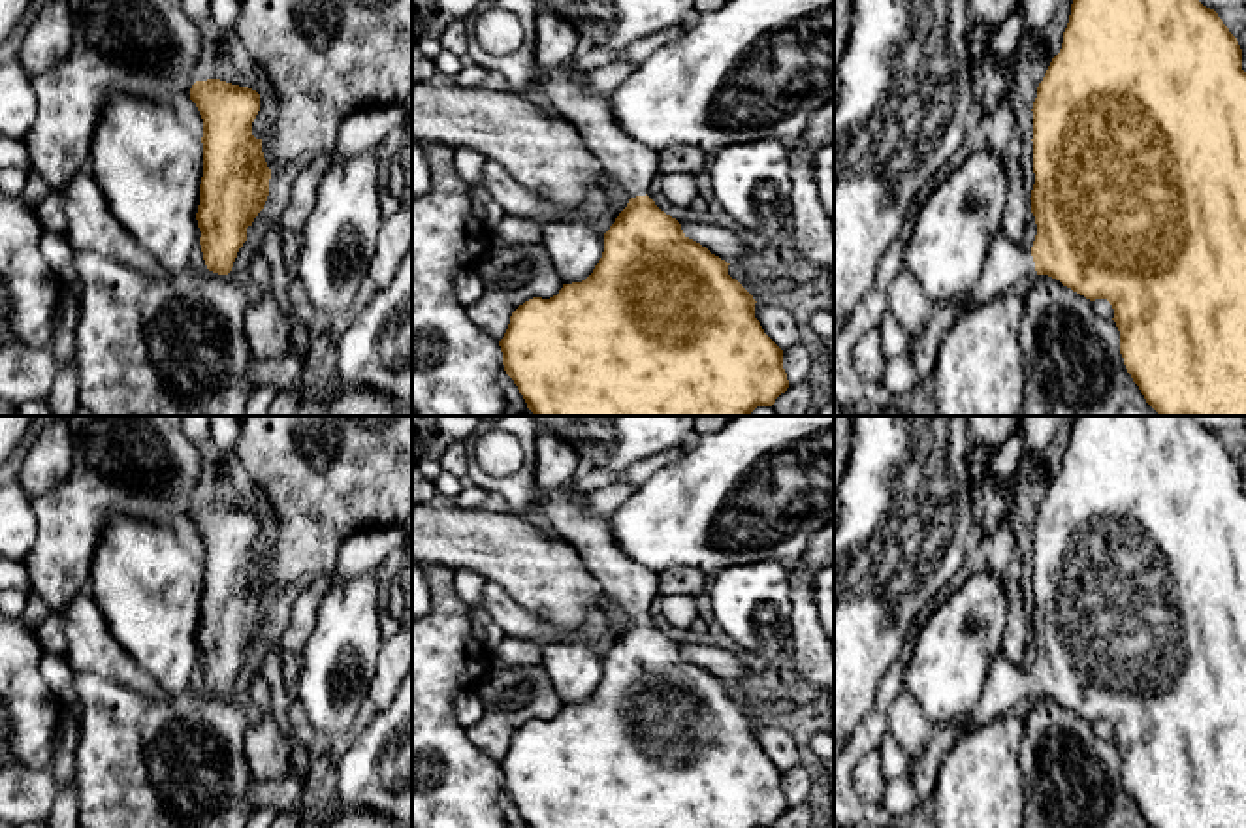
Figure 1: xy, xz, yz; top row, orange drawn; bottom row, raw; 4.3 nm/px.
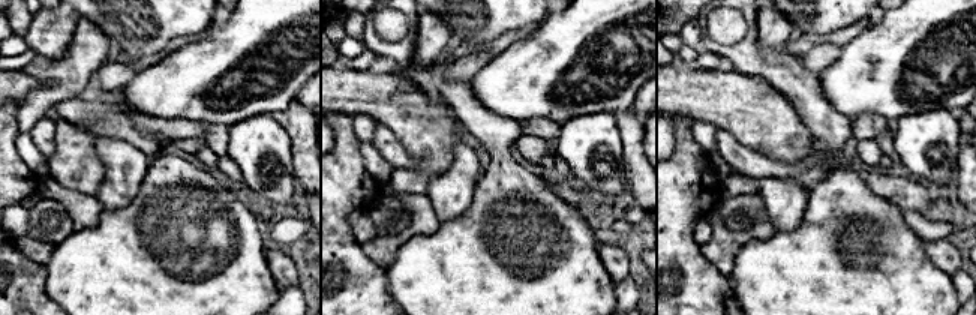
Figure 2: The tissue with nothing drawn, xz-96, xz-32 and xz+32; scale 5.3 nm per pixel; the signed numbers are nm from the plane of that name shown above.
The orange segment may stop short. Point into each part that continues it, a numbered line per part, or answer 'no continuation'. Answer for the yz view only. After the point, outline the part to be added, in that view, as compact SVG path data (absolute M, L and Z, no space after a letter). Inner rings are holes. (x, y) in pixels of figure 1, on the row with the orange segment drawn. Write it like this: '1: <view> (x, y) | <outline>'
1: yz (1007, 264) | M999 231L988 245L986 262L979 279L958 299L962 309L969 310L992 301L999 294L1013 292L1018 282L1035 275L1031 250L1026 250Z

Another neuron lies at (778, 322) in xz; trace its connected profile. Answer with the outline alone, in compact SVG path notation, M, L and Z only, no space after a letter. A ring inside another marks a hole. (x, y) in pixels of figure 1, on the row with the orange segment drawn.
M757 301L755 318L760 322L764 333L781 348L787 350L800 342L800 331L794 316L777 305Z

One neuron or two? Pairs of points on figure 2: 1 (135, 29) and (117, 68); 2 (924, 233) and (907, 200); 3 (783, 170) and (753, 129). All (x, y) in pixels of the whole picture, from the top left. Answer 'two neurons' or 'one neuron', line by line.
1: two neurons
2: two neurons
3: two neurons

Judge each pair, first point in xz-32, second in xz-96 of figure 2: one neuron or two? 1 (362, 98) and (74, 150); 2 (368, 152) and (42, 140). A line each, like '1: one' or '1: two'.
1: one
2: two

